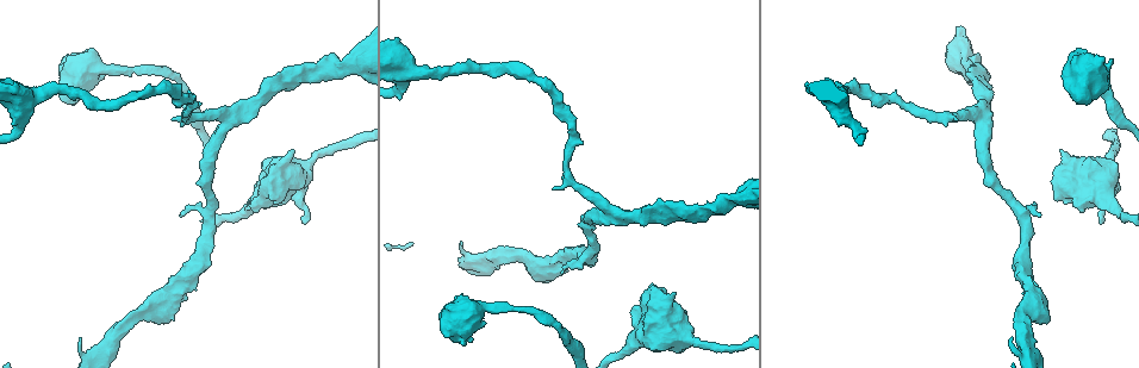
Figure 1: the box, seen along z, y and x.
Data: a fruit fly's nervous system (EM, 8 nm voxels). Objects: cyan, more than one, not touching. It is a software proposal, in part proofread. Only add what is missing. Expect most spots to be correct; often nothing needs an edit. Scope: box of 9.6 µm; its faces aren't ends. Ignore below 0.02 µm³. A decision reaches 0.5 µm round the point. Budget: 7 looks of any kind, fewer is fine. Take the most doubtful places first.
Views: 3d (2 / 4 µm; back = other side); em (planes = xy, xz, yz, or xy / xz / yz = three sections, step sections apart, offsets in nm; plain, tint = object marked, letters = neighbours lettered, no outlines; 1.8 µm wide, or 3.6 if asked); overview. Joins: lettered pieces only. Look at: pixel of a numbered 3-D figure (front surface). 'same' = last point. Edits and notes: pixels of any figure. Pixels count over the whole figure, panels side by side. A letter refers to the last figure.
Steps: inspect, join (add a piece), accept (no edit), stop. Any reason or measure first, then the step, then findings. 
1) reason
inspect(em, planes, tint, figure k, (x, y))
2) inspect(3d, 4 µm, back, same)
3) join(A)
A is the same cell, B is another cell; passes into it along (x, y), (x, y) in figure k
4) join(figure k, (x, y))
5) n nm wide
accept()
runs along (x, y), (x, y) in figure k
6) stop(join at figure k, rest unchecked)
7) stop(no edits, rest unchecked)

end of a long branch
inspect(3d, 2 µm, figure 1, (1011, 338))

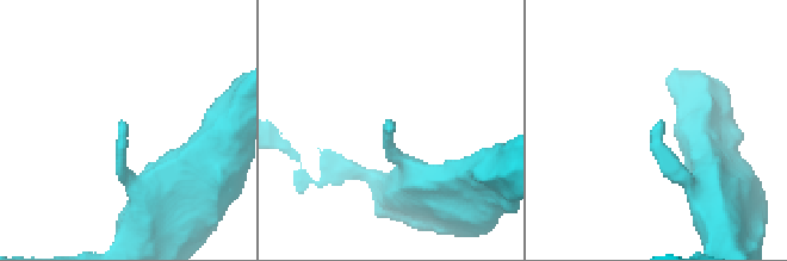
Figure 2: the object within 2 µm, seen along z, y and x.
inspect(em, planes, tint, figure 2, (392, 128))

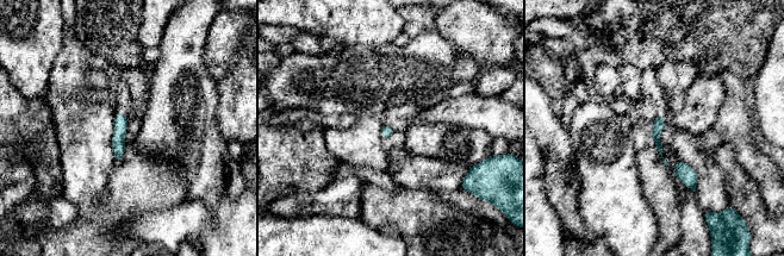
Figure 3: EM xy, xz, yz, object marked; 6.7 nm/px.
see the neighbours
inspect(em, planes, letters, same)

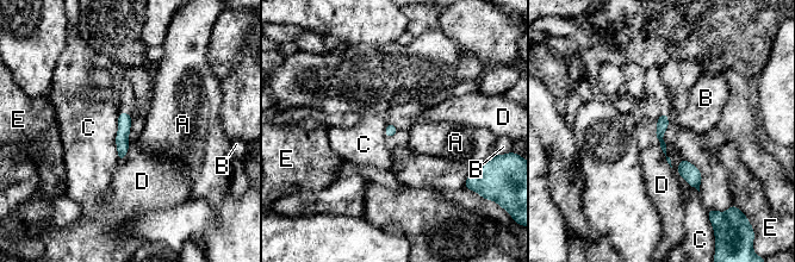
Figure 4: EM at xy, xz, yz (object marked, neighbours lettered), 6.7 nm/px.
C touches over 320 nm
accept()
A, B, C, D and E are other cells; none of them fits

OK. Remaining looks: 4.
branch stops here
inspect(3d, 4 µm, figure 1, (1100, 222))

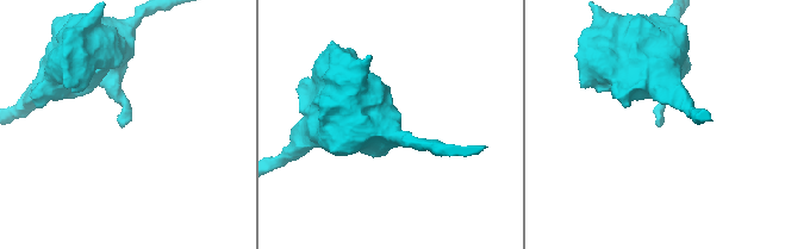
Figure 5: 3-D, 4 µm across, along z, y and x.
inspect(em, xy, step 16, letters, figure 5, (122, 126))

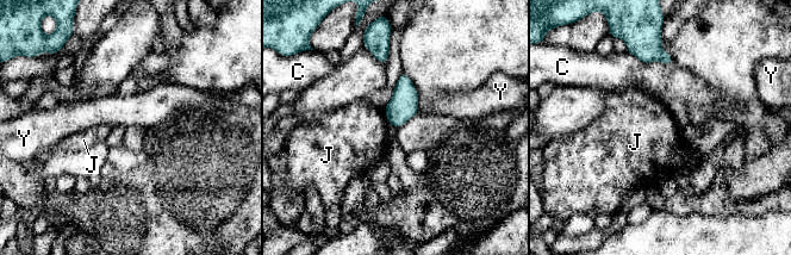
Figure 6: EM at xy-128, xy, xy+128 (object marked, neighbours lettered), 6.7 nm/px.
accept()
C, J and Y are other cells; no lettered piece goes on from it

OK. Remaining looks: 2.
branch stops here
inspect(3d, 4 µm, figure 1, (292, 149))

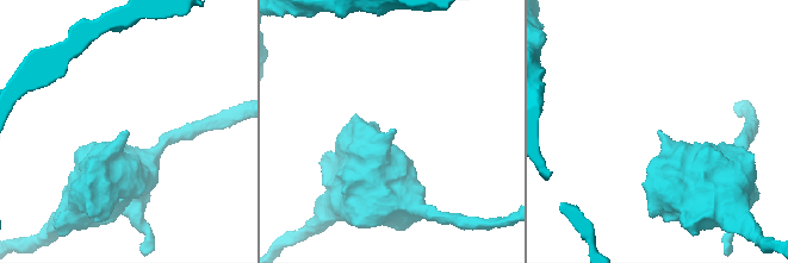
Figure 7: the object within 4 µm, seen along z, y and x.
now the EM
inspect(em, 3.6 µm, planes, letters, figure 7, (658, 131))

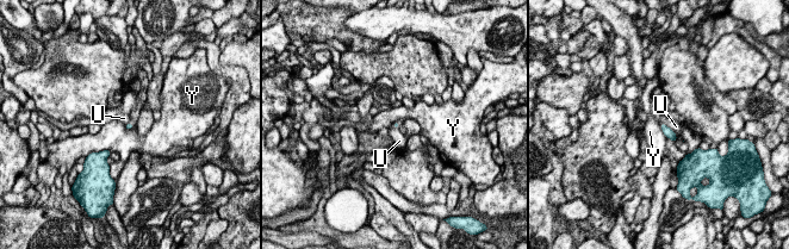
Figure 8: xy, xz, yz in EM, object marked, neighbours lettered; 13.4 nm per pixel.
accept()
U and Y are other cells; no lettered piece goes on from it

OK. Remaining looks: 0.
stop(no edits, rest unchecked)

